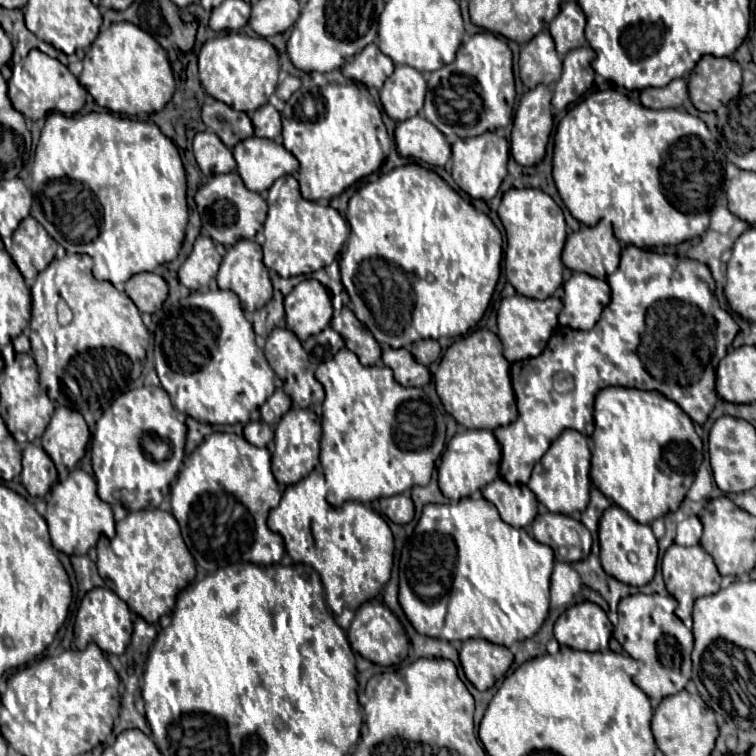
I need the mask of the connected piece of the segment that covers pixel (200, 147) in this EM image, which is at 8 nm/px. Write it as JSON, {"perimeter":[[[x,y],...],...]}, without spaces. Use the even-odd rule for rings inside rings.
{"perimeter":[[[200,132],[194,138],[194,158],[200,170],[210,174],[224,174],[236,168],[236,160],[232,150],[222,144],[222,140],[214,132]]]}

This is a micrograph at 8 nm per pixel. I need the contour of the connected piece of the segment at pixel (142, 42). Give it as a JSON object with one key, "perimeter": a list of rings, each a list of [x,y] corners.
{"perimeter":[[[130,22],[112,24],[106,32],[100,32],[82,62],[84,62],[84,70],[78,78],[80,84],[88,90],[88,94],[96,100],[98,106],[108,108],[114,114],[126,114],[126,116],[136,116],[140,112],[154,114],[160,112],[174,94],[174,76],[164,48],[150,34],[146,34],[144,30],[140,30]]]}

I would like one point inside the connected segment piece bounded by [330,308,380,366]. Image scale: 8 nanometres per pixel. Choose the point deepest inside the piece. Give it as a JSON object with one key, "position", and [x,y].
{"position":[358,339]}

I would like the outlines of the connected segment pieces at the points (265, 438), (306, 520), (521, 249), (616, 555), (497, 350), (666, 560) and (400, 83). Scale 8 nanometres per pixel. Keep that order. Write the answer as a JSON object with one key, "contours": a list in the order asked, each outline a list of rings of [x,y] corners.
{"contours":[[[[250,422],[244,426],[244,438],[256,446],[268,446],[268,442],[274,438],[274,432],[264,422]]],[[[314,470],[304,480],[288,486],[280,504],[268,516],[268,528],[284,538],[290,558],[310,564],[320,574],[326,602],[336,616],[344,608],[356,610],[362,602],[380,594],[390,580],[394,556],[394,538],[384,517],[360,502],[347,501],[334,502],[328,486],[324,492],[324,476]]],[[[534,188],[508,190],[502,196],[498,216],[506,230],[506,278],[518,294],[544,300],[562,284],[564,264],[560,260],[566,242],[566,222],[560,206],[544,192]]],[[[610,506],[600,518],[600,562],[604,572],[628,586],[646,586],[656,572],[658,542],[648,524],[632,520],[620,506]]],[[[476,330],[456,340],[440,360],[438,372],[434,374],[436,392],[448,414],[466,428],[496,430],[516,420],[516,398],[510,382],[510,364],[502,354],[498,336],[488,330]]],[[[672,544],[662,558],[662,574],[664,574],[664,582],[666,582],[668,592],[678,600],[676,616],[682,620],[686,627],[692,629],[694,602],[702,596],[710,596],[720,590],[720,574],[714,566],[714,560],[710,558],[710,554],[706,554],[706,550],[702,546],[688,546],[686,548],[686,546]]],[[[396,66],[394,74],[384,82],[380,90],[380,102],[386,114],[400,122],[416,116],[424,106],[426,80],[410,66]]]]}

